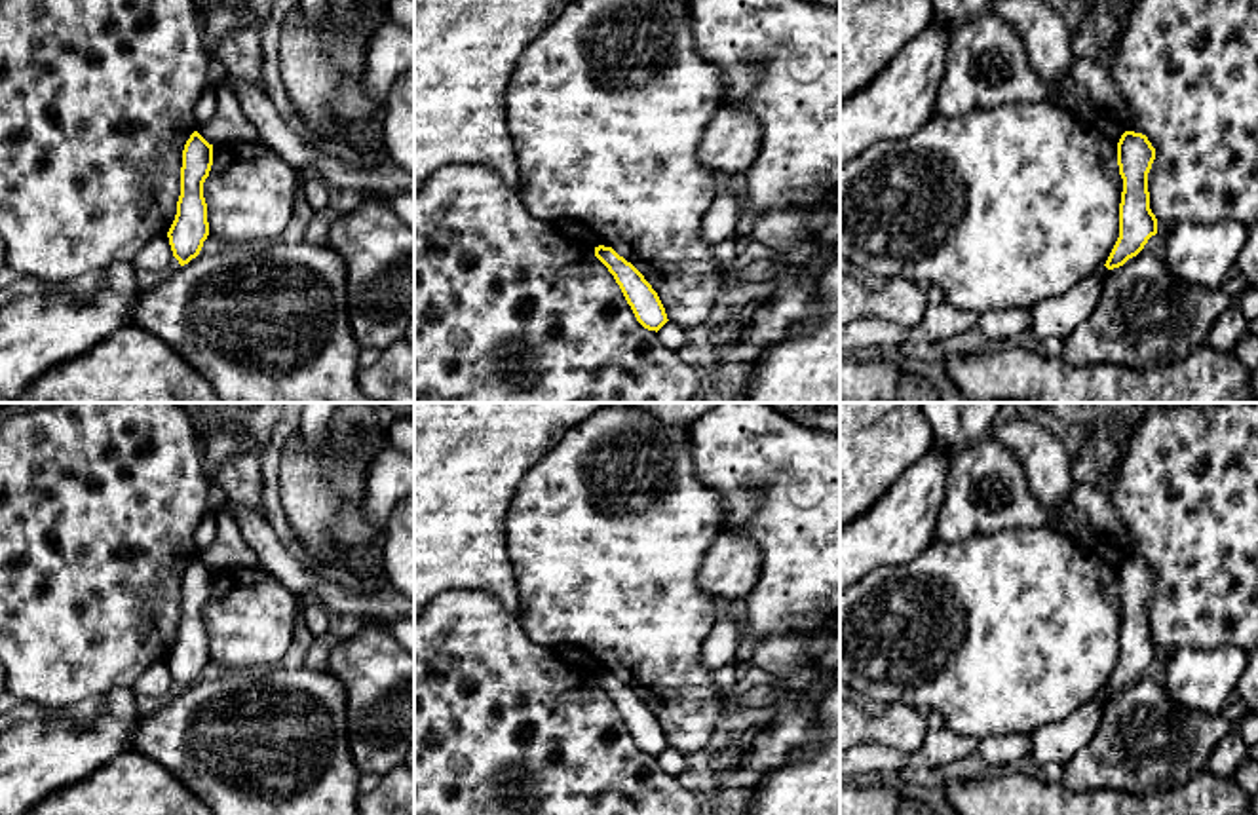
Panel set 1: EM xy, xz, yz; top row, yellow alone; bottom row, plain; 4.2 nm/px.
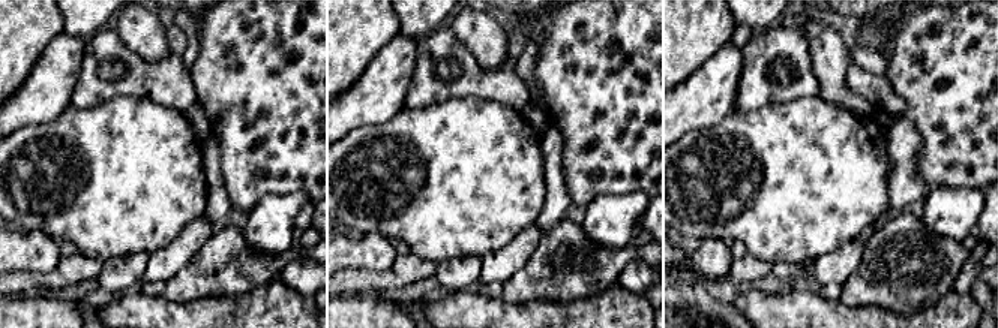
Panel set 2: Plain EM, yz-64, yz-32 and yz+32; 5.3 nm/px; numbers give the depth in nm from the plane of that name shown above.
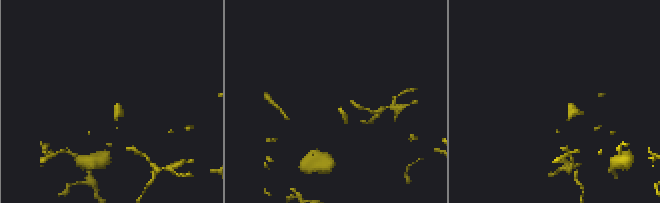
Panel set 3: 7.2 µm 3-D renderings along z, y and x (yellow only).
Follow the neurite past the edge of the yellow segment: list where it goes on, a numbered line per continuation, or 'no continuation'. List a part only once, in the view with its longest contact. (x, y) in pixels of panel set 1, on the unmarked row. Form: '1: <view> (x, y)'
no continuation

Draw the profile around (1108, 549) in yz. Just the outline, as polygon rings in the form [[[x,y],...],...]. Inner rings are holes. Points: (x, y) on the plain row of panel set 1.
[[[1115,536],[1112,538],[1098,538],[1098,541],[1091,547],[1091,551],[1100,557],[1104,562],[1117,566],[1121,564],[1121,549],[1119,543],[1115,540]]]

